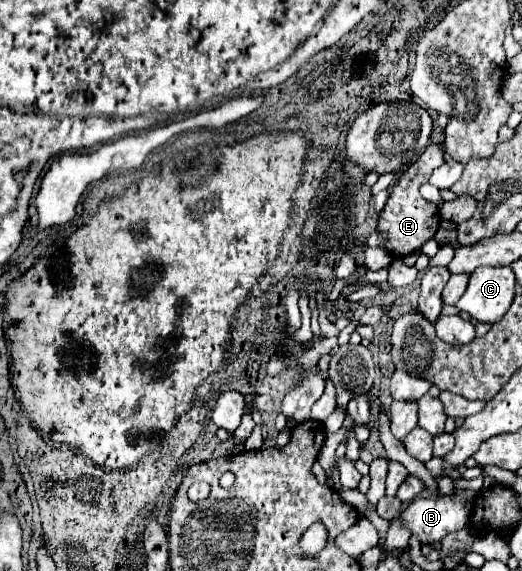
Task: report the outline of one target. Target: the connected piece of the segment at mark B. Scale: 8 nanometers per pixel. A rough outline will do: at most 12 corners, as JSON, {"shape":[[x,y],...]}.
{"shape":[[418,497],[402,511],[410,533],[438,543],[468,525],[468,499]]}

